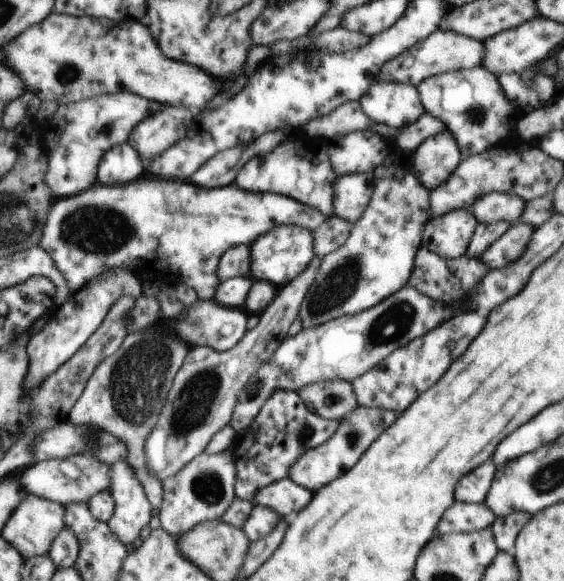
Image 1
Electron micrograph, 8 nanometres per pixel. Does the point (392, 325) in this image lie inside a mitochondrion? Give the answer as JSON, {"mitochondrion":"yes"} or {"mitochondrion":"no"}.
{"mitochondrion":"yes"}

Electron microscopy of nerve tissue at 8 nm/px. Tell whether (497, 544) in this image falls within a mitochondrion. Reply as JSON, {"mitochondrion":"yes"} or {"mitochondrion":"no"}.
{"mitochondrion":"no"}

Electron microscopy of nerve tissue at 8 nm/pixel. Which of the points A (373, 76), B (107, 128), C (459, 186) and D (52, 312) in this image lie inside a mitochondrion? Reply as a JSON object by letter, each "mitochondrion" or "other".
{"A":"other","B":"mitochondrion","C":"other","D":"other"}

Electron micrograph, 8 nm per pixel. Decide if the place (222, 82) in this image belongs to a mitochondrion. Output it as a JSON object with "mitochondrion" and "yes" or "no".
{"mitochondrion":"no"}

